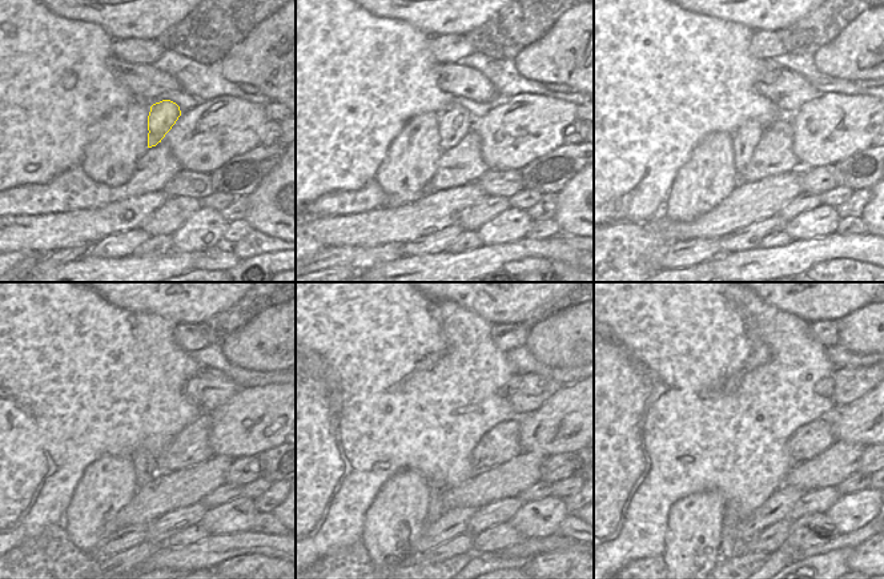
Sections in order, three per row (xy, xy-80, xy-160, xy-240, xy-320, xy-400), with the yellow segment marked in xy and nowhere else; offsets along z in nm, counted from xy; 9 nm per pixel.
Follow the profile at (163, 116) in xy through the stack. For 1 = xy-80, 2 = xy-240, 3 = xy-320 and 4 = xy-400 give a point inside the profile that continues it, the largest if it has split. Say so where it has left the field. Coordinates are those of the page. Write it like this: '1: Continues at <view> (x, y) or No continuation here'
1: Continues at xy-80 (454, 123)
2: Continues at xy-240 (145, 469)
3: Continues at xy-320 (436, 510)
4: Continues at xy-400 (731, 518).

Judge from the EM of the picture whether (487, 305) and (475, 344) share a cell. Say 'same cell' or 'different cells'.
different cells

